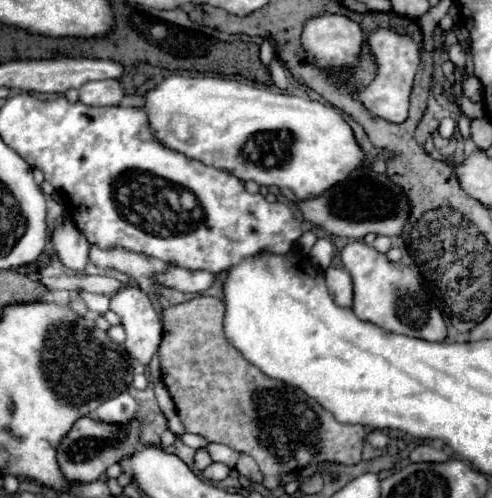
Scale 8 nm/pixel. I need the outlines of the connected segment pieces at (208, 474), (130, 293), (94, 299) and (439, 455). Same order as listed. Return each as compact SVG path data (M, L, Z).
M213 462L211 466L207 466L203 470L203 478L209 480L209 482L221 482L229 476L229 468L225 464L219 464L219 462Z
M127 286L111 298L111 310L121 318L127 332L125 350L145 364L145 356L153 356L163 338L163 326L149 296L137 286Z
M77 290L77 294L81 296L81 300L87 304L87 308L95 314L105 314L109 310L109 298L103 296L103 294L93 294L93 292L87 292L87 290Z
M417 446L411 454L409 454L411 462L445 462L447 460L447 454L443 450L437 450L433 446Z

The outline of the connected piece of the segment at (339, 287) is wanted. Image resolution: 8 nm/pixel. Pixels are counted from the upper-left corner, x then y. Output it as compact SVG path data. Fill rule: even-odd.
M329 266L325 270L325 276L327 276L329 294L333 296L335 304L341 306L341 308L351 308L353 306L353 280L351 280L351 274L343 268Z

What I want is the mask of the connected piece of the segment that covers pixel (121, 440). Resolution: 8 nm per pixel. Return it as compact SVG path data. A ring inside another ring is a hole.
M83 418L77 420L71 432L61 440L57 448L57 460L63 468L65 476L83 476L85 482L95 482L99 476L115 462L121 462L137 450L141 440L143 424L139 418L133 418L127 424L115 424L115 422L101 422L95 418Z

